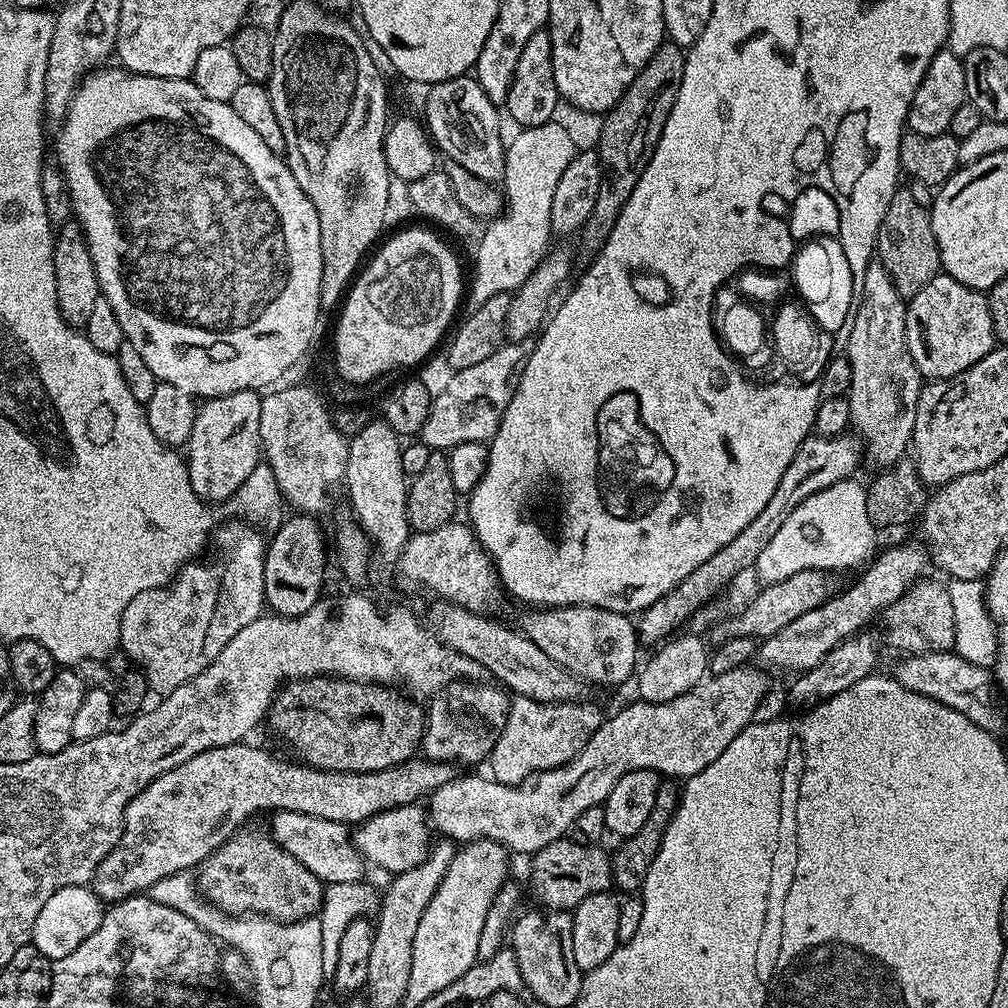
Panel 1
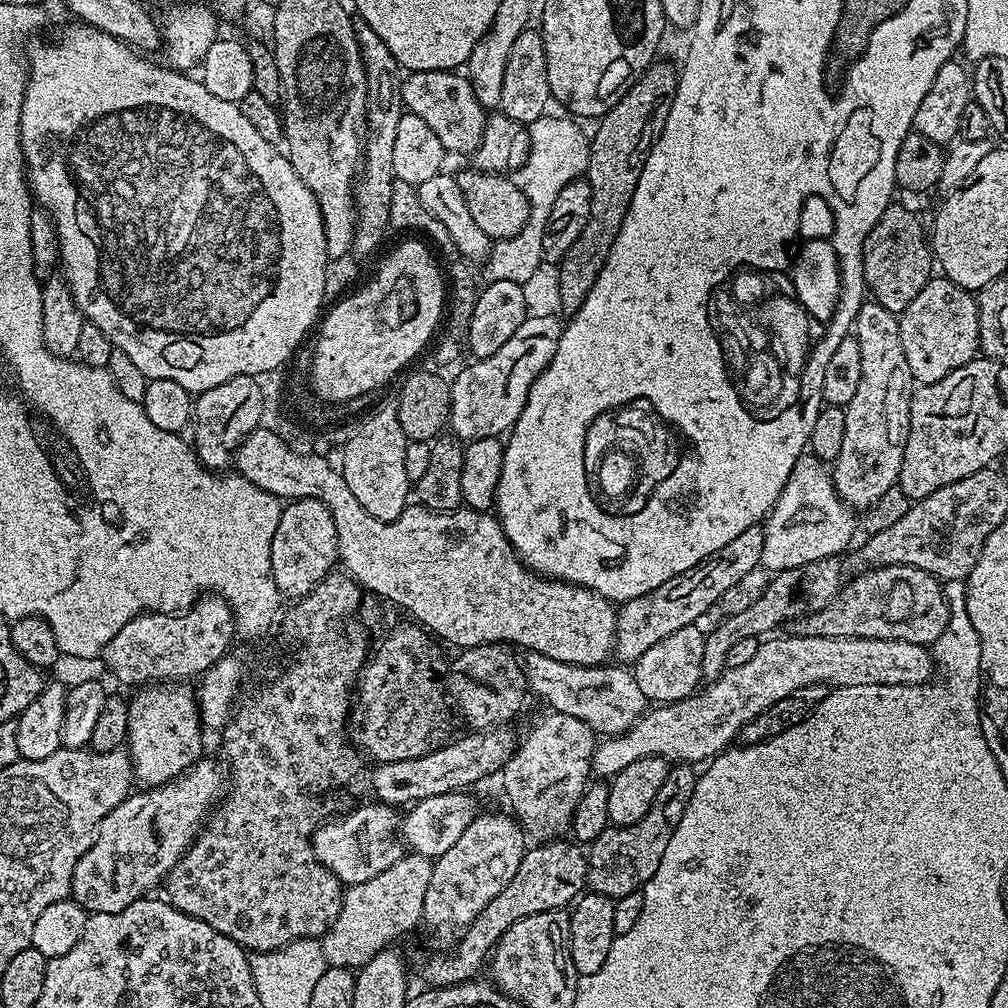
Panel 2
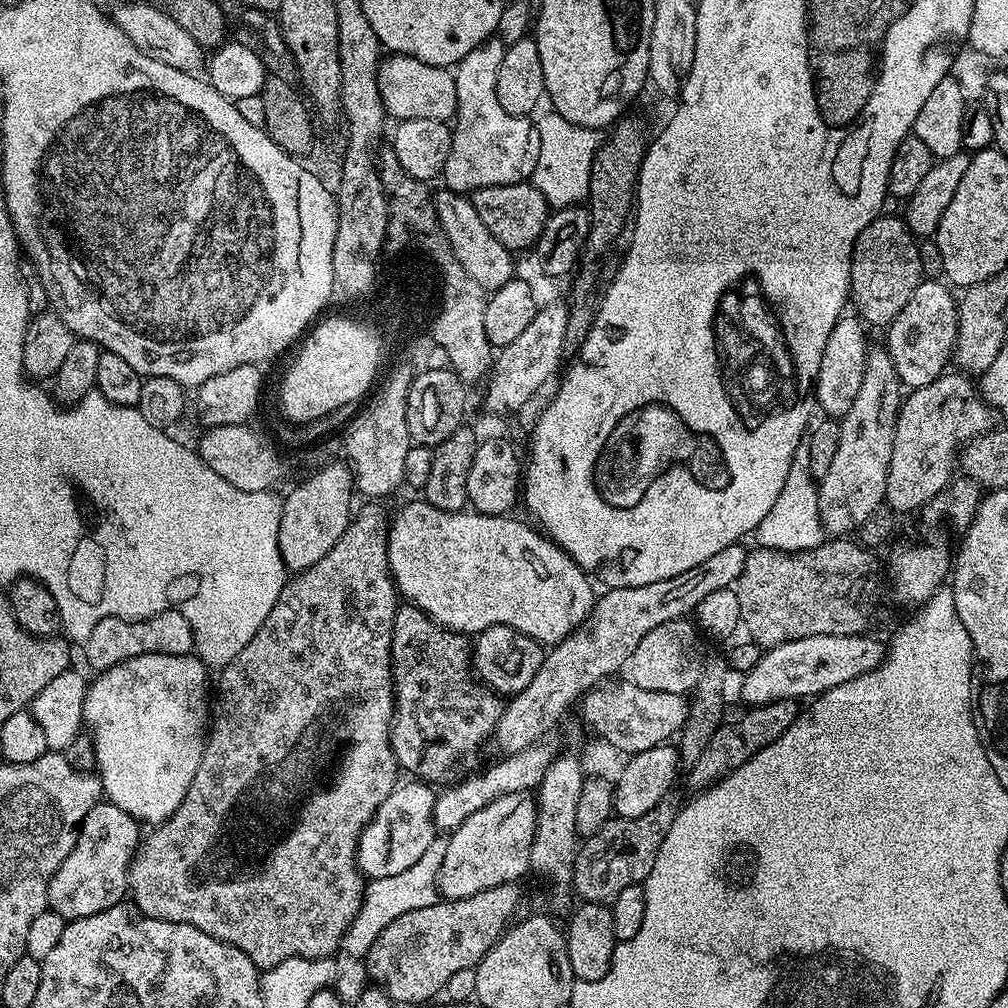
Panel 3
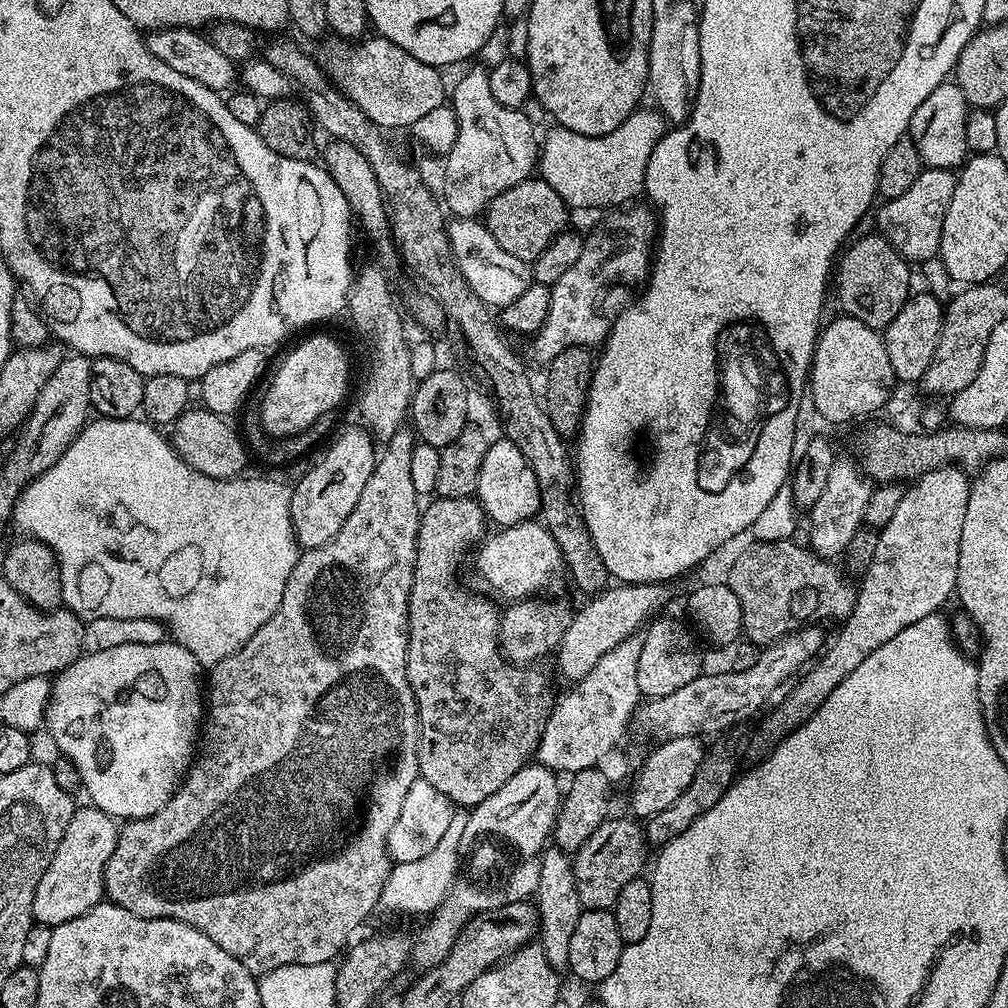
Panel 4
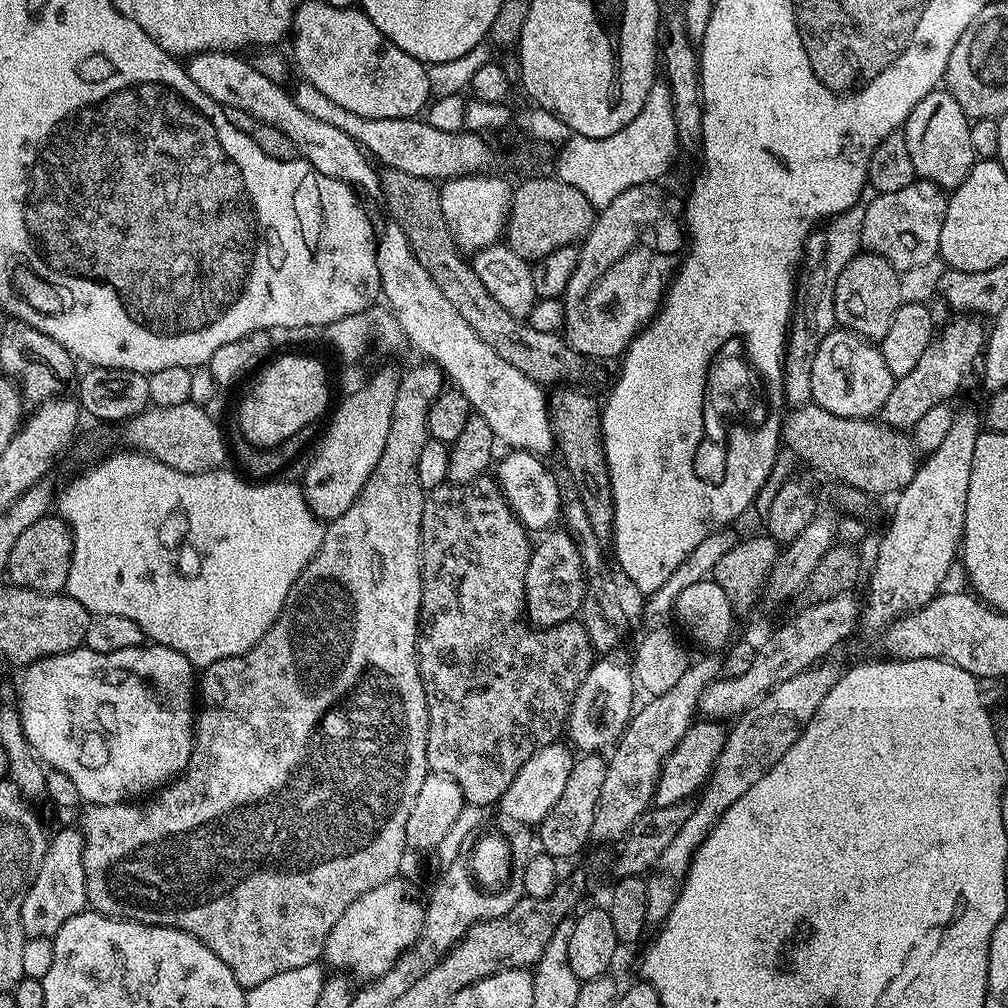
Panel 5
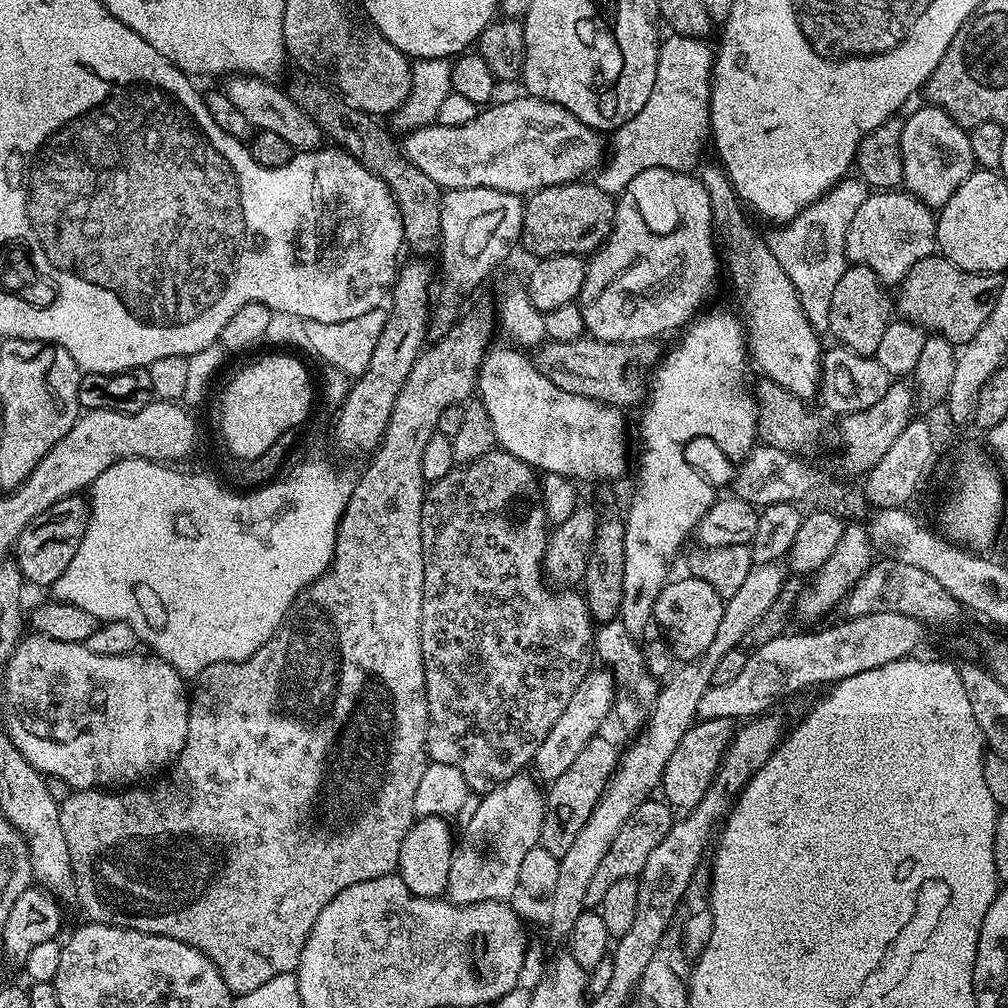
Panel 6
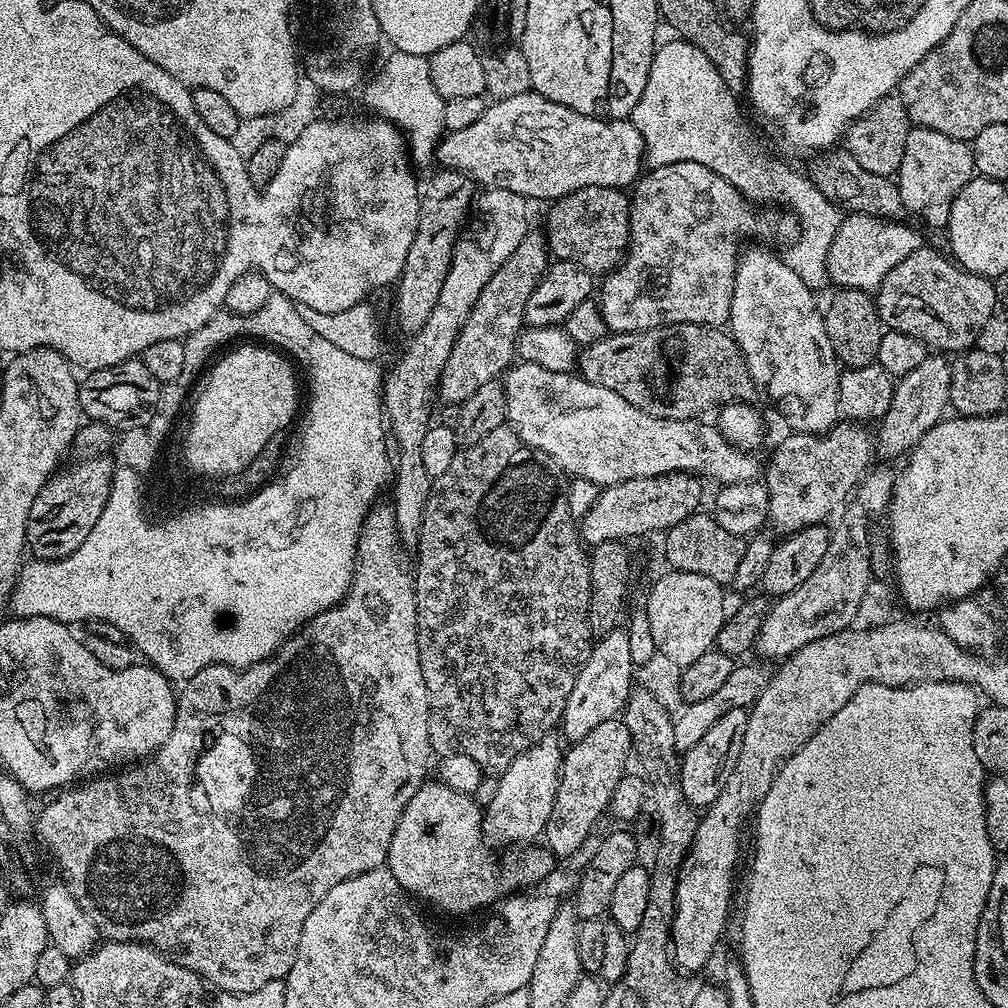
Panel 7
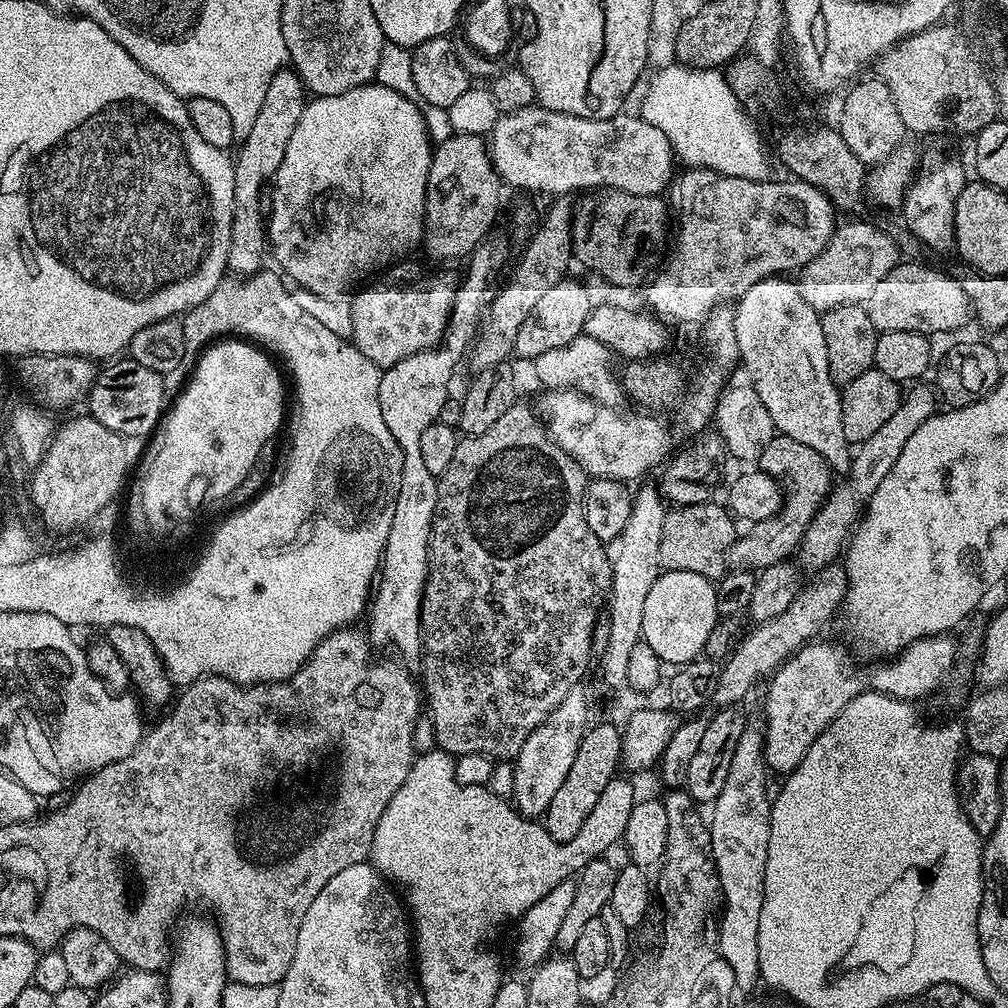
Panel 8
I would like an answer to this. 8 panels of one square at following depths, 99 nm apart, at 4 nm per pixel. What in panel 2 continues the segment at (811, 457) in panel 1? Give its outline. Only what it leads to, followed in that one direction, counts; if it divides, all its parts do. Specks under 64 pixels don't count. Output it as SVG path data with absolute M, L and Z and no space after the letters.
M760 524L750 526L746 530L742 530L742 534L738 534L738 538L726 542L726 546L722 546L722 550L718 550L698 566L670 578L670 582L662 582L662 586L658 586L658 590L650 590L650 594L642 594L633 600L623 601L619 605L616 614L615 659L620 659L617 661L624 666L635 665L636 660L642 658L642 654L646 654L646 650L650 650L650 646L662 642L662 638L674 634L674 630L682 630L682 626L696 624L699 621L699 616L706 615L735 584L742 583L755 568L759 569L761 567L760 559L762 558L763 541L763 527Z

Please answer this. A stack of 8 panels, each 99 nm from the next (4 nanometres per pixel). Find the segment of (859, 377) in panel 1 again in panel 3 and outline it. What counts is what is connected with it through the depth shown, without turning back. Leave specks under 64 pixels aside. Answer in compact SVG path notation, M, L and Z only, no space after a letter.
M873 347L868 354L866 374L862 378L862 390L858 390L854 406L850 406L850 410L840 420L840 437L838 451L834 453L834 462L830 465L830 470L826 470L826 474L818 480L818 507L825 533L836 538L847 537L860 529L866 518L870 518L870 514L874 514L874 510L878 510L885 503L888 474L892 467L890 454L901 403L902 385L887 347Z

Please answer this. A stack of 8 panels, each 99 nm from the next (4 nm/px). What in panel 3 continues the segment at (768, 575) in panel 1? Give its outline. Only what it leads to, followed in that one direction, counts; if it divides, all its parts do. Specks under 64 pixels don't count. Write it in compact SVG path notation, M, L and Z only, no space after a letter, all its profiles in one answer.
M797 454L793 458L790 474L786 474L786 486L782 486L782 494L778 494L774 506L770 506L770 514L766 514L766 518L762 518L756 527L754 539L759 547L783 552L805 552L824 543L826 533L820 520L818 500L814 495L814 477L808 470L806 456Z

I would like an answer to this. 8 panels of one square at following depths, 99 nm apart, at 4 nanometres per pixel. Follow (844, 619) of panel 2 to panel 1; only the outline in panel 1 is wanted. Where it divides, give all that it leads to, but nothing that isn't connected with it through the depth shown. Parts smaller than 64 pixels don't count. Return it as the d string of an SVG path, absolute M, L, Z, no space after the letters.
M921 578L916 581L912 587L906 590L906 594L902 594L902 598L898 598L898 602L894 602L890 607L884 609L882 613L882 619L884 619L884 636L883 639L886 641L888 639L888 644L892 648L897 648L900 654L915 654L917 652L951 652L955 646L955 612L954 605L951 602L951 596L948 593L947 587L944 584L940 585L936 580L928 580L929 578Z

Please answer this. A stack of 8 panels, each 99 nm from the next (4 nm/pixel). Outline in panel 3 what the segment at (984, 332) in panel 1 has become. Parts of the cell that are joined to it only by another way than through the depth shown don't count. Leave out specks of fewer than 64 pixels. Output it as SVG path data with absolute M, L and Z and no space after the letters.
M921 280L918 290L910 294L910 302L902 306L898 318L894 318L886 328L886 347L894 362L894 370L901 385L908 390L930 386L930 382L945 375L947 364L956 351L956 335L960 326L958 300L955 295L952 297L953 289L947 283L937 280Z

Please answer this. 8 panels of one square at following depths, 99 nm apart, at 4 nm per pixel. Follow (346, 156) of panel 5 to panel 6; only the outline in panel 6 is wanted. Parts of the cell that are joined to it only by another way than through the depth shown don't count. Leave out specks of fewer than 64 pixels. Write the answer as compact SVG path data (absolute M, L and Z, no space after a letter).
M233 74L227 77L225 84L228 85L223 85L222 90L228 95L230 102L234 102L234 106L238 106L238 110L242 110L246 122L250 122L253 129L278 134L285 142L290 142L290 146L294 150L311 152L321 147L320 127L290 99L287 91L281 85L279 88L279 83L263 80L257 76Z

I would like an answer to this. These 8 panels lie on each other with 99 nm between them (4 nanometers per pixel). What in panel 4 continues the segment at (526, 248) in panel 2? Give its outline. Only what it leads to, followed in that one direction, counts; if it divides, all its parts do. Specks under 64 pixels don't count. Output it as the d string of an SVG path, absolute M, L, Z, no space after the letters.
M637 107L624 119L622 126L610 130L605 136L587 136L569 128L553 127L553 132L545 140L543 137L538 152L539 179L554 186L554 194L558 194L558 198L562 198L572 210L611 209L635 201L632 199L644 192L644 175L650 154L654 154L654 146L658 146L666 131L664 116L644 107Z

